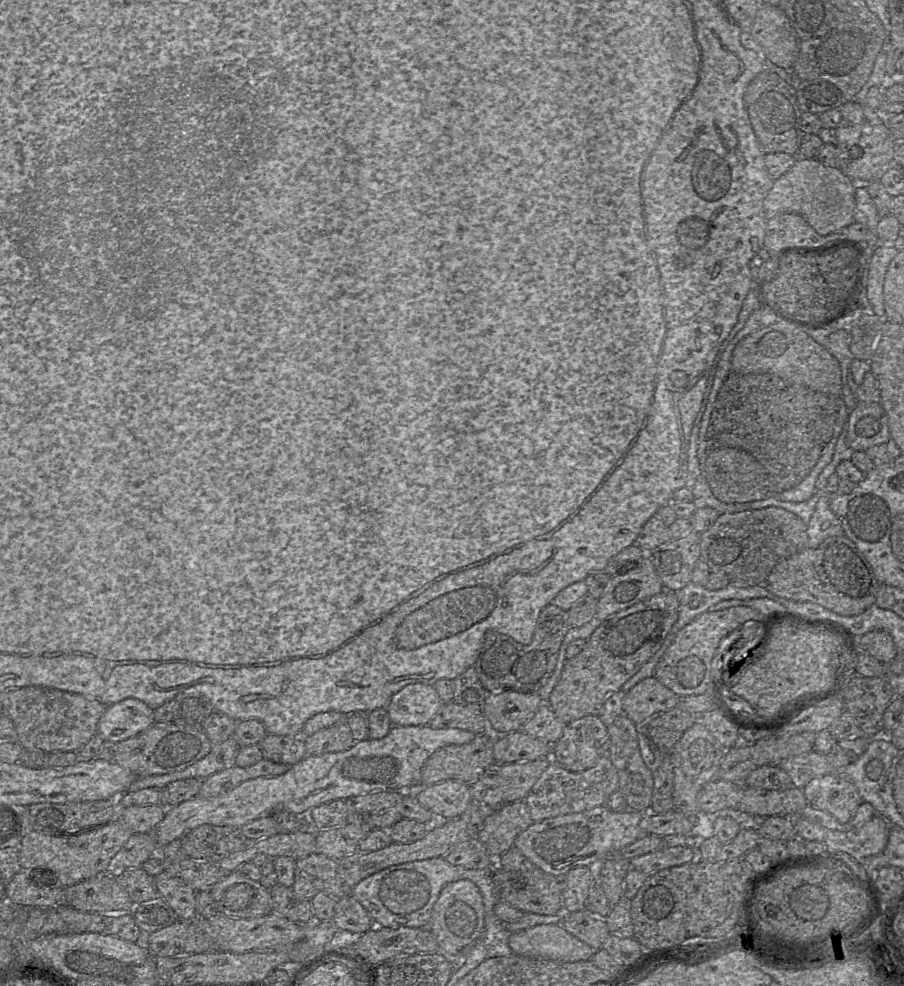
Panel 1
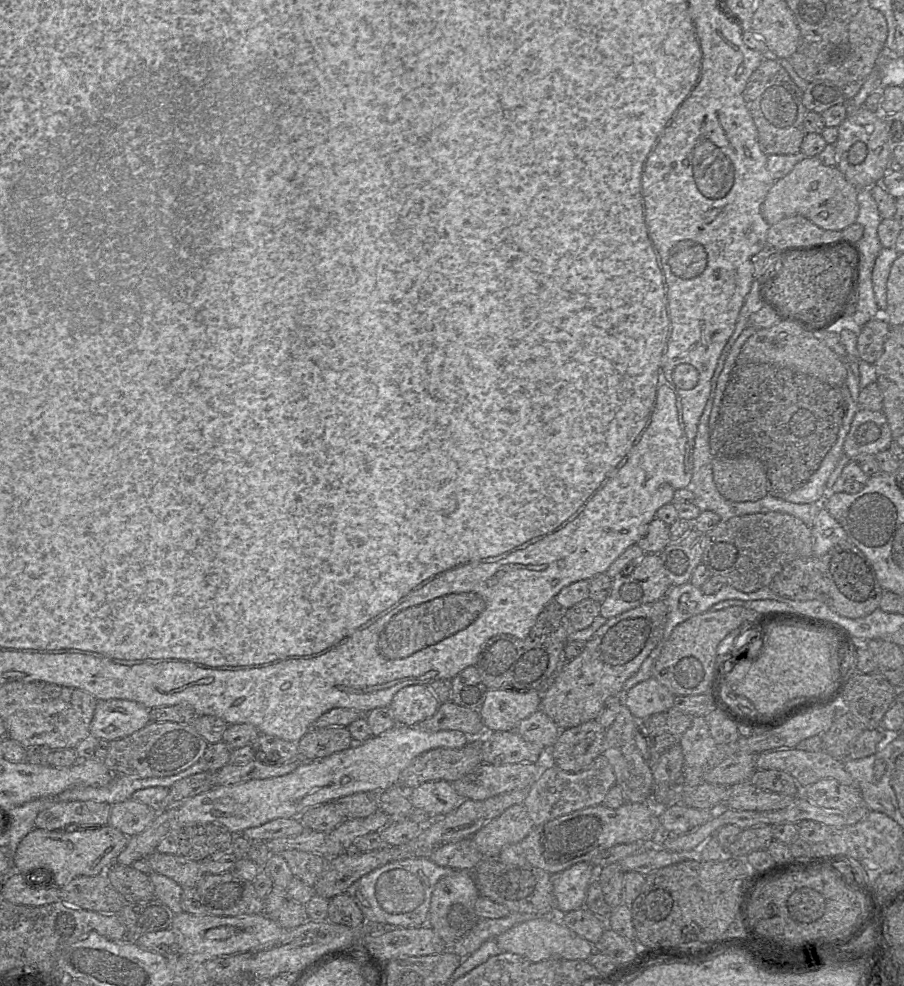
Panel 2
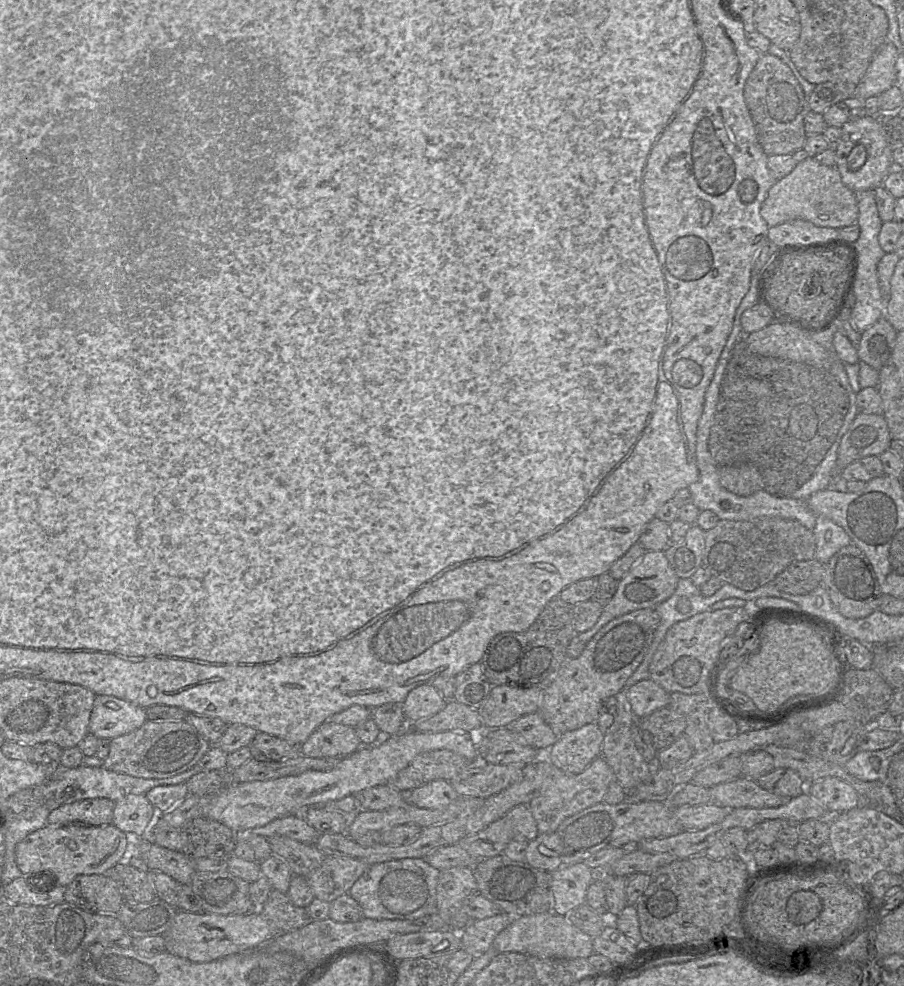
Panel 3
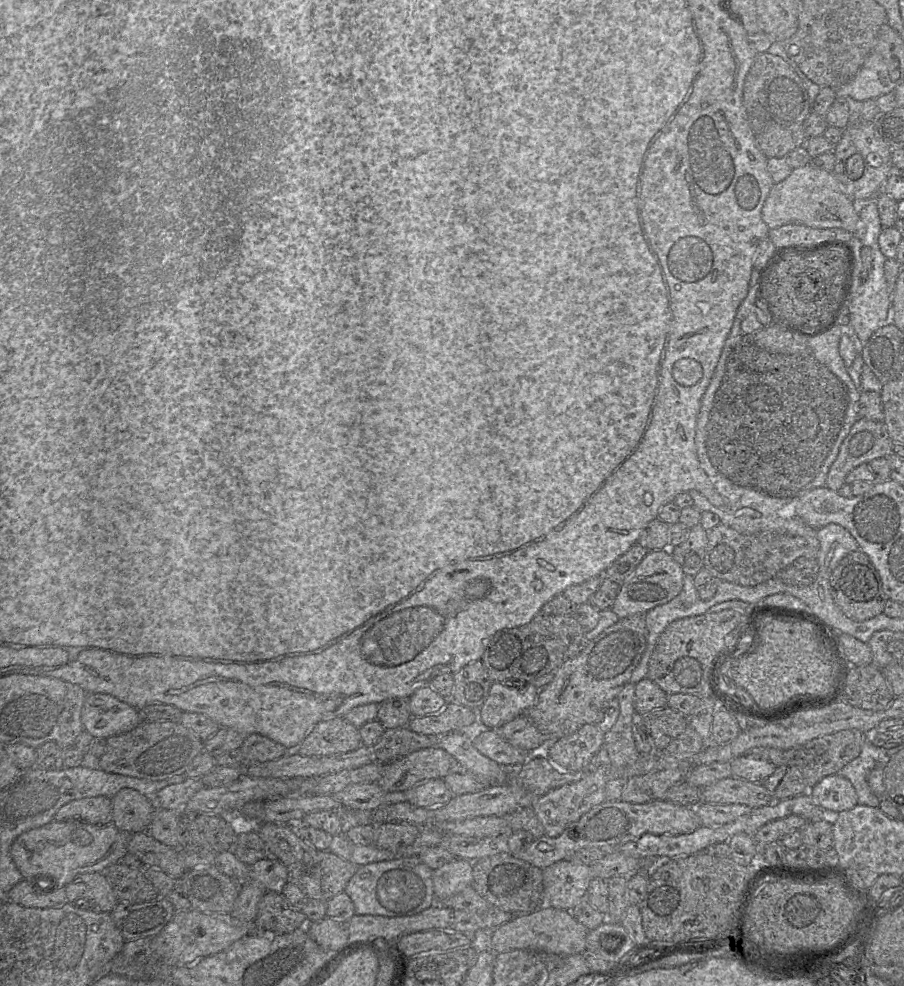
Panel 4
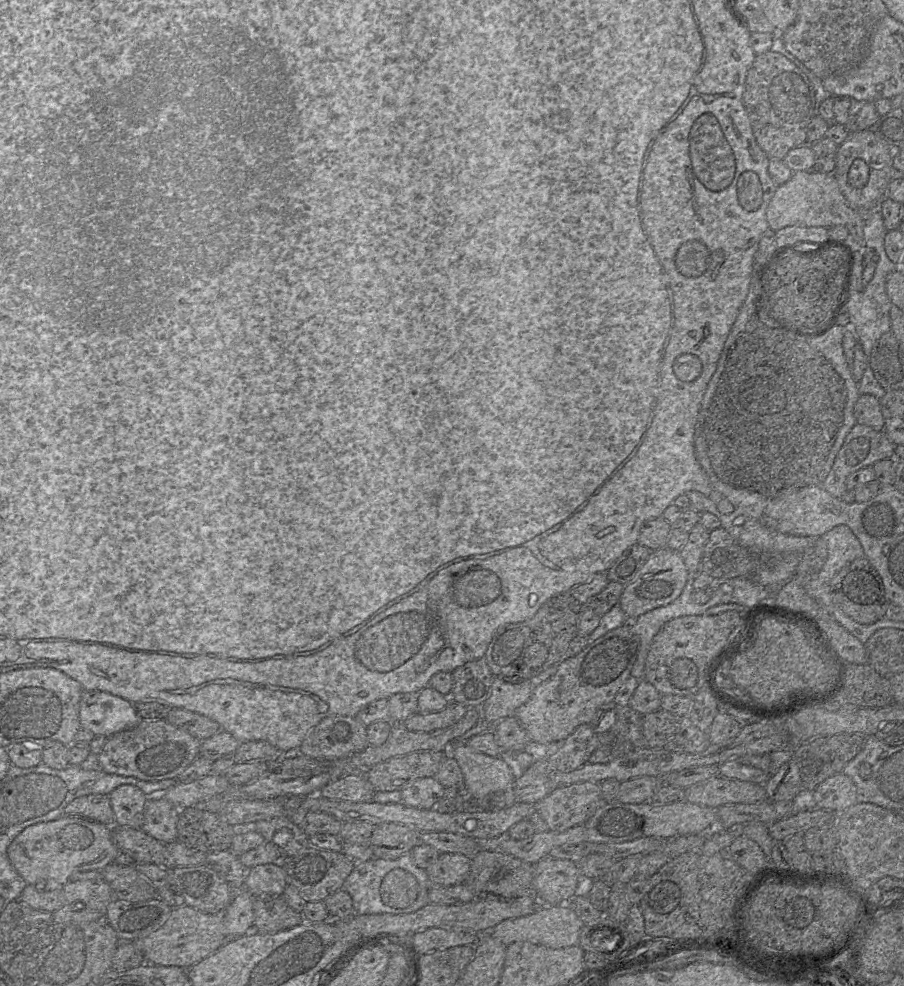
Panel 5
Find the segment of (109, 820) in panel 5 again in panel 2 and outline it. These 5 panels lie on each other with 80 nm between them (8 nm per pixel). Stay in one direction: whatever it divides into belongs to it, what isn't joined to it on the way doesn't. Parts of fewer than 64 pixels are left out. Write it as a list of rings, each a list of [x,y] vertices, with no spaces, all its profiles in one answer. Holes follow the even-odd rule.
[[[55,802],[42,810],[35,819],[35,828],[48,831],[95,828],[107,825],[111,805],[105,802]]]

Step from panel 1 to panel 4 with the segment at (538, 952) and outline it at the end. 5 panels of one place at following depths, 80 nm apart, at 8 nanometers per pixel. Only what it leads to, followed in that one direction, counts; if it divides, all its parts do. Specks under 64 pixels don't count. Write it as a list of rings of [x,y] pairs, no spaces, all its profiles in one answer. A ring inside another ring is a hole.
[[[543,903],[539,909],[514,916],[511,921],[497,927],[492,933],[491,951],[499,954],[514,949],[528,949],[558,955],[582,954],[586,951],[587,932],[588,929],[574,918],[571,911]]]

